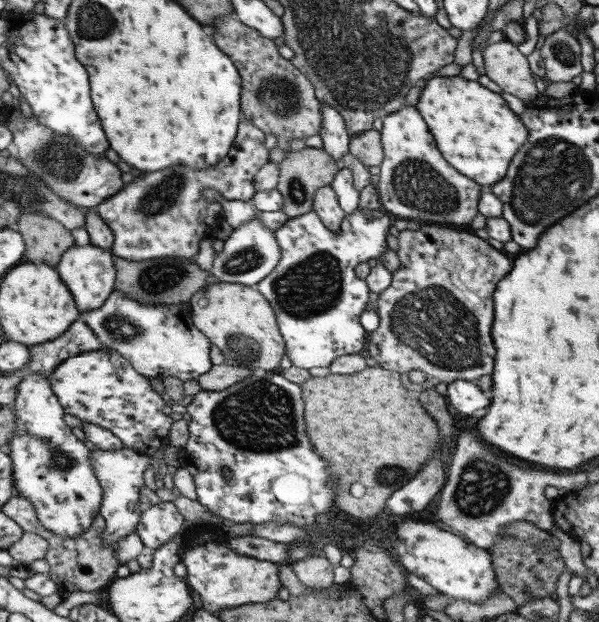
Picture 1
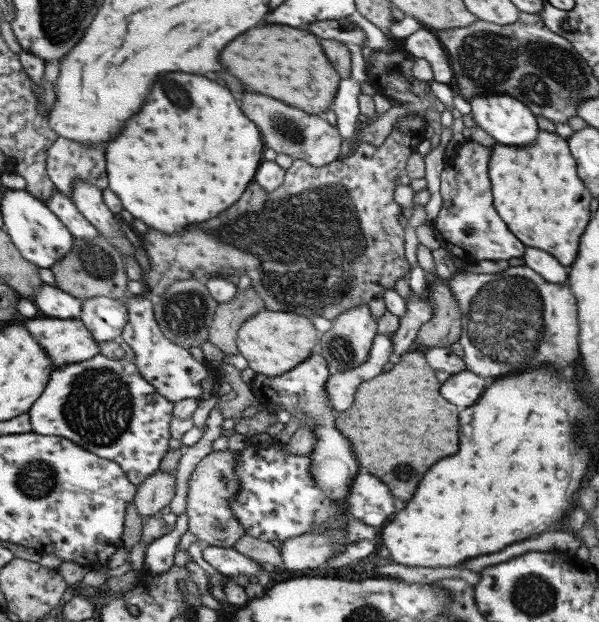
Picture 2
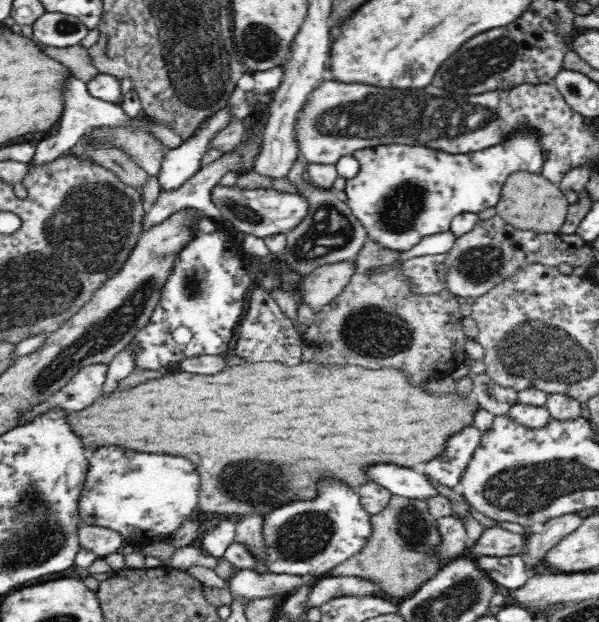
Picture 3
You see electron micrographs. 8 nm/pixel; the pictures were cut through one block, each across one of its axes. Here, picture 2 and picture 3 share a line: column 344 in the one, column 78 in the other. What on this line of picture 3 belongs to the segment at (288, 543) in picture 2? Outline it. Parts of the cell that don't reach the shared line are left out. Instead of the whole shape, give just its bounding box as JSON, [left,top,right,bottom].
[78,524,125,556]

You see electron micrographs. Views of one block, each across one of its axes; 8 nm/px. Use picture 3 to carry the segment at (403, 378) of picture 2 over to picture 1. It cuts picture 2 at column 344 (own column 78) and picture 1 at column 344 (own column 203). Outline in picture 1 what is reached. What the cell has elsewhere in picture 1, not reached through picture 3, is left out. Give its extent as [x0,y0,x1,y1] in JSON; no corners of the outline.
[301,367,437,519]

